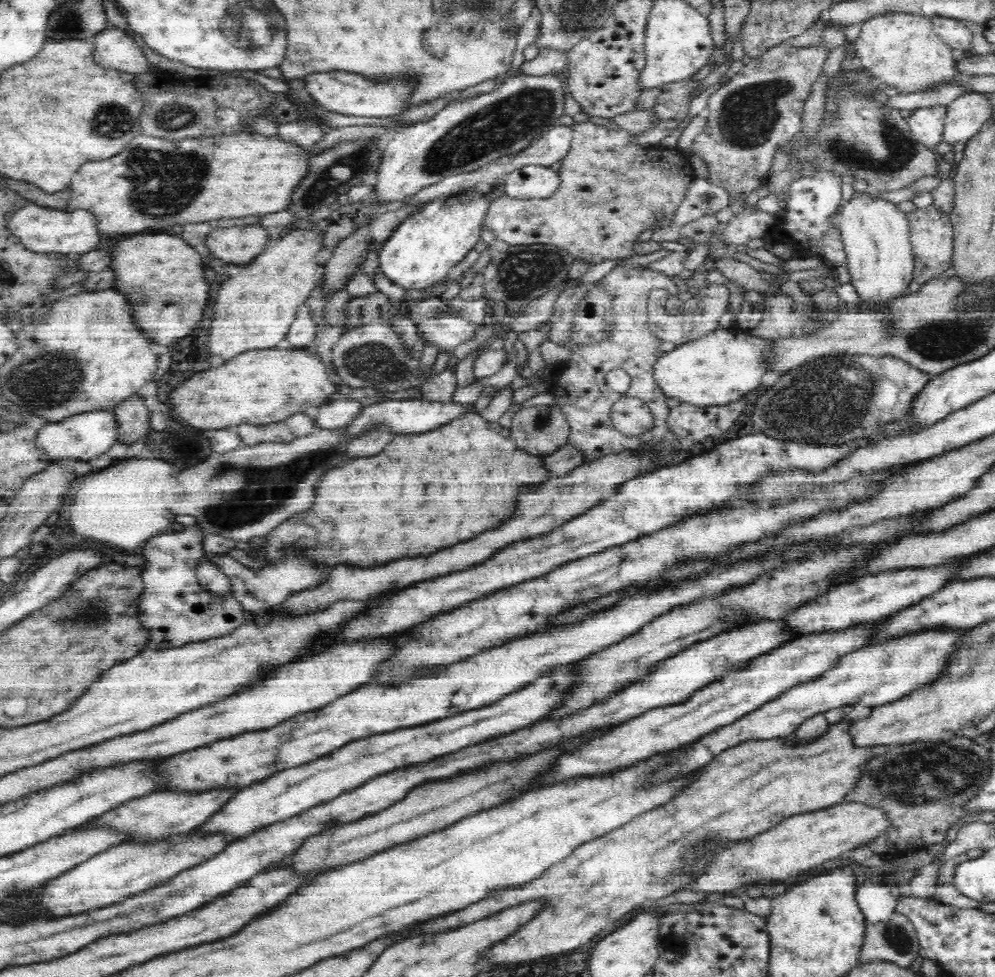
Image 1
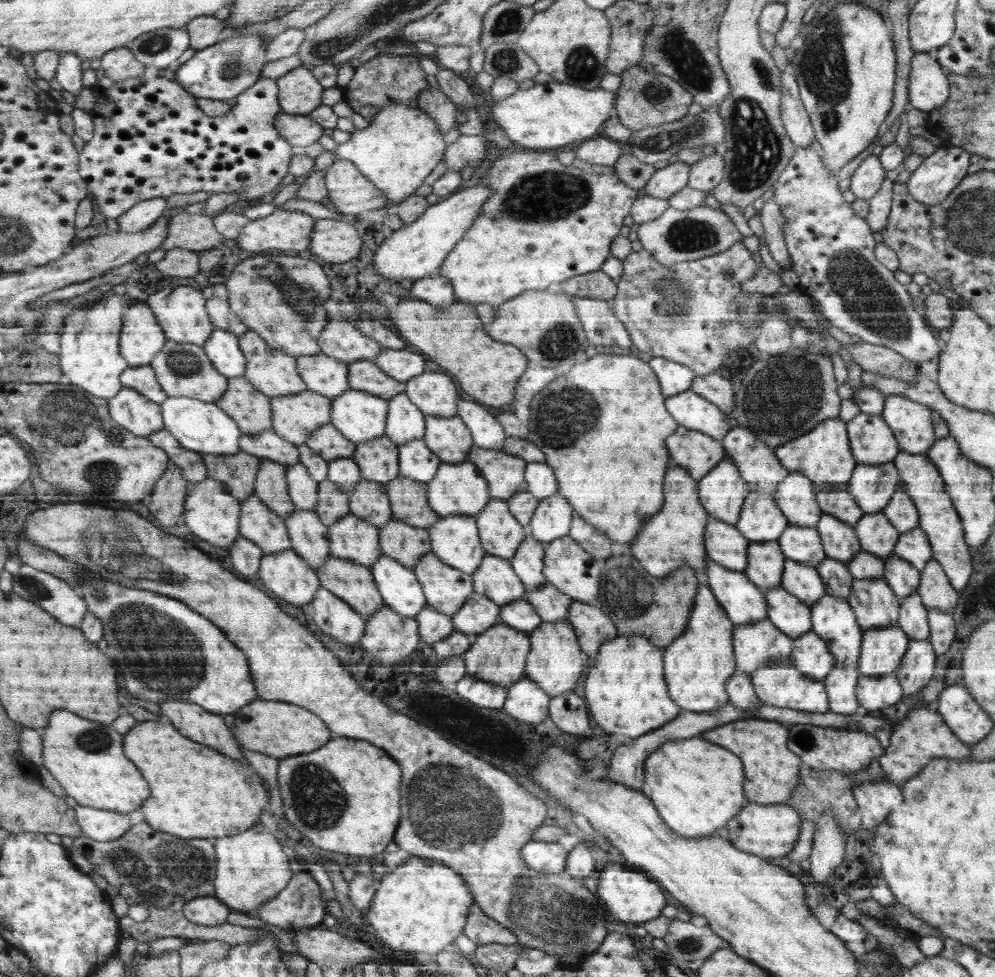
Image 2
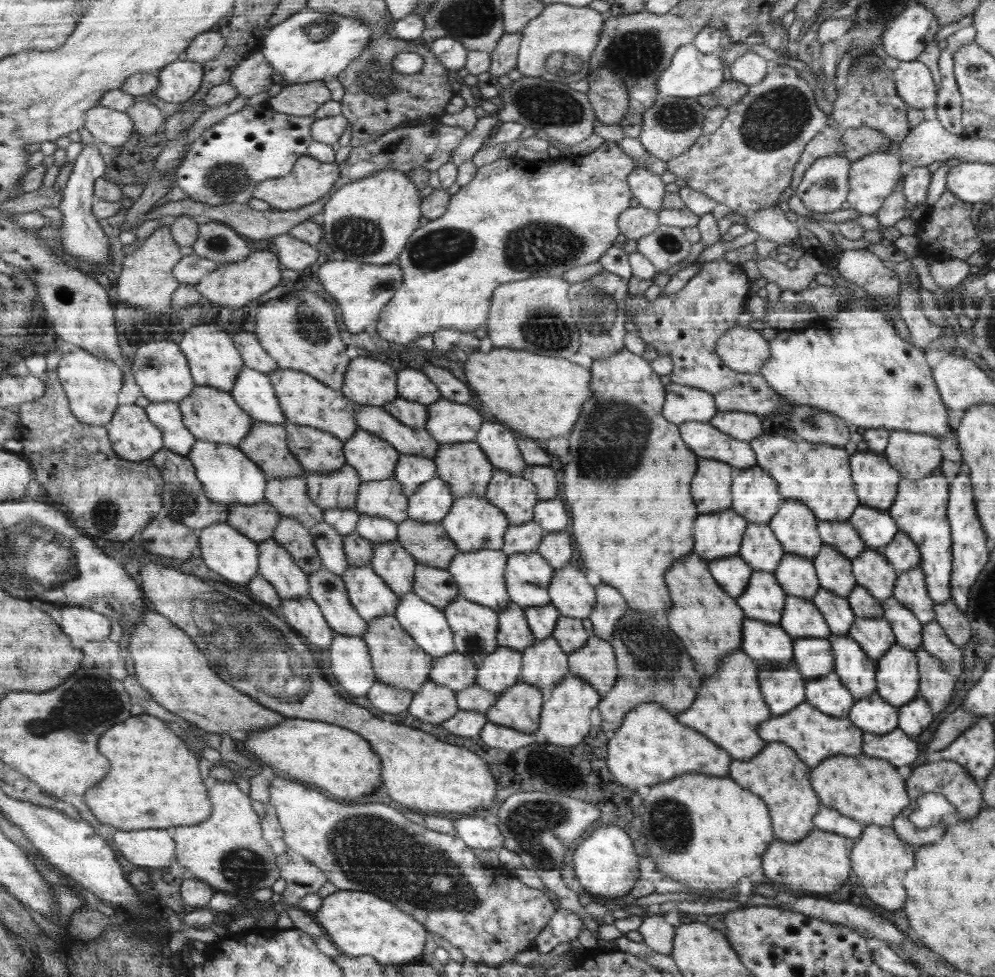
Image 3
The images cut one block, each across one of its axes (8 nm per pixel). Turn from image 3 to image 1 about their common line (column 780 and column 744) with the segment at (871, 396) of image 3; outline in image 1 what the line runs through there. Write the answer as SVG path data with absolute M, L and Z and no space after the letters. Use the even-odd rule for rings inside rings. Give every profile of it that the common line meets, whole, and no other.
M718 328L699 340L664 353L654 365L654 380L667 397L696 407L725 406L759 389L762 376L770 372L770 346L768 339L751 336L749 331Z

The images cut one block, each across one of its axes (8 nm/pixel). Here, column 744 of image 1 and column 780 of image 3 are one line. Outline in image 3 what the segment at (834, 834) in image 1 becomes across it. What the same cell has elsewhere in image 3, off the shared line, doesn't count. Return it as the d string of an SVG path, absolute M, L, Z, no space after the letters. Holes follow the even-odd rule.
M815 829L811 834L796 842L778 842L764 854L764 874L774 880L773 884L784 884L796 890L804 890L806 893L822 897L822 894L830 894L838 890L846 878L850 876L850 859L856 846L856 839L848 838L841 834L831 833L825 830Z

